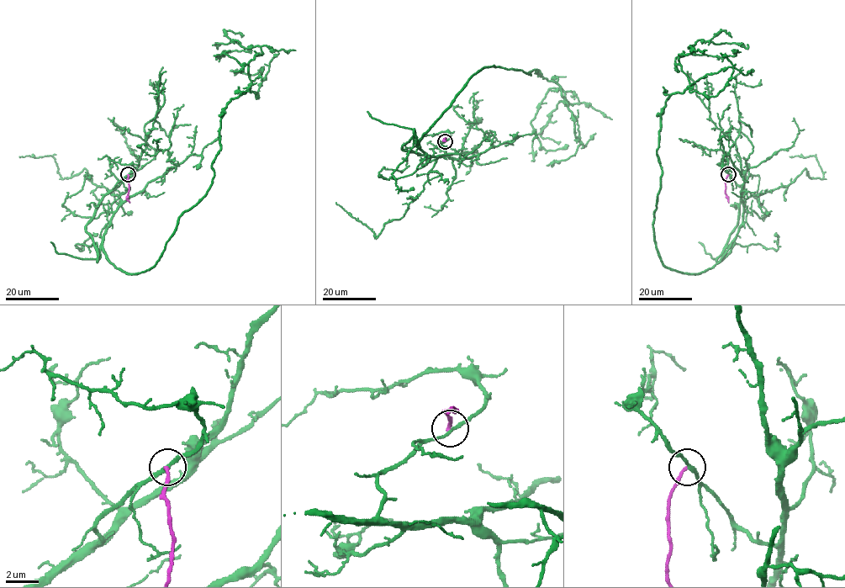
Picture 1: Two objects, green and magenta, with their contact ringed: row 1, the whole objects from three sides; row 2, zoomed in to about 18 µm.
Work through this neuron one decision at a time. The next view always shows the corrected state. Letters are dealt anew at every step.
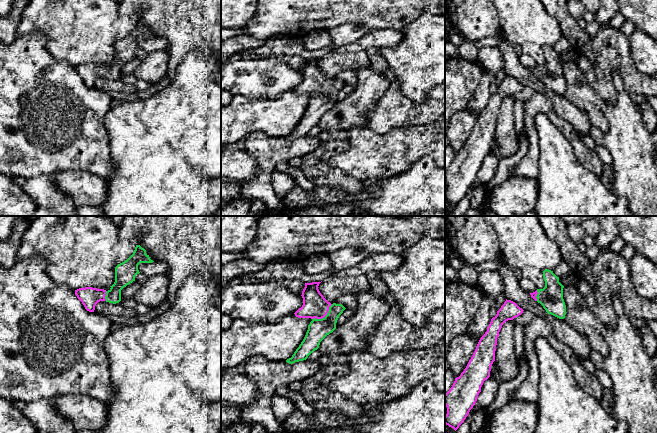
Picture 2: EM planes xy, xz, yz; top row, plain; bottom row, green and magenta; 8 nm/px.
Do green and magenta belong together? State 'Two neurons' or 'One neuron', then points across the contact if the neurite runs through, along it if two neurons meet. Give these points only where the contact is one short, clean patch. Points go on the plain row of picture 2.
One neuron. Path across: xz (318, 105), (323, 99), (325, 92), (314, 81)

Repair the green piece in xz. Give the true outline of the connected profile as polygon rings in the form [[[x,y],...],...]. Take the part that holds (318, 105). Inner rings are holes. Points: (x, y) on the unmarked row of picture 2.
[[[321,58],[305,59],[305,63],[301,71],[303,74],[303,81],[294,90],[298,94],[311,94],[312,97],[308,101],[308,106],[303,117],[292,133],[286,136],[289,140],[306,136],[311,129],[317,126],[320,118],[336,105],[337,96],[346,85],[342,80],[331,80],[328,78],[318,65],[320,59]]]

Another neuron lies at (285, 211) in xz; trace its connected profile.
[[[285,206],[279,210],[266,208],[266,210],[260,216],[295,216],[296,211],[297,209],[290,209]]]

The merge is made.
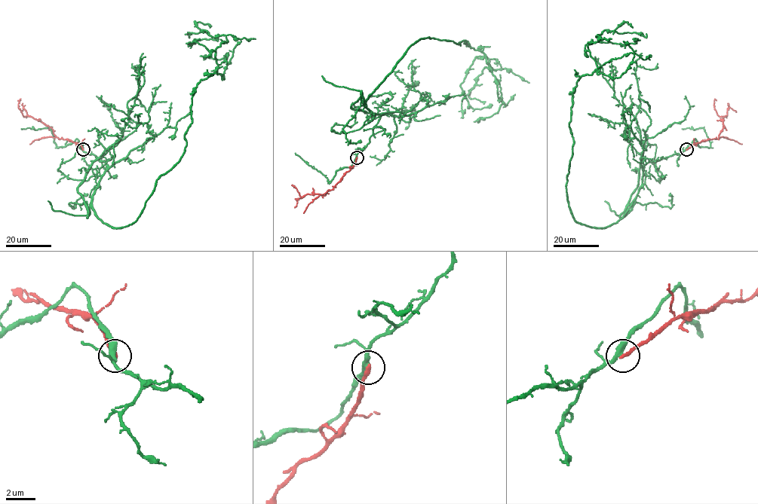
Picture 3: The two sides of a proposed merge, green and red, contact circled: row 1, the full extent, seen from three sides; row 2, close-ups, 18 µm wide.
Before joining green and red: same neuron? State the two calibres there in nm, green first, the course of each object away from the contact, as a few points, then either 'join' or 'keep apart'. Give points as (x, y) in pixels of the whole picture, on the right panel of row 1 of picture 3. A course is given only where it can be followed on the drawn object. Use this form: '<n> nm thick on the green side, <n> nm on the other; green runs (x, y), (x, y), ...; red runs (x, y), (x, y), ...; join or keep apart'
380 nm thick on the green side, 280 nm on the other; green runs (686, 149), (643, 166), (615, 223), (572, 215), (587, 44), (645, 33); red runs (686, 149), (702, 141), (718, 138), (725, 126), (722, 118), (725, 116), (717, 114), (714, 108), (716, 100); keep apart

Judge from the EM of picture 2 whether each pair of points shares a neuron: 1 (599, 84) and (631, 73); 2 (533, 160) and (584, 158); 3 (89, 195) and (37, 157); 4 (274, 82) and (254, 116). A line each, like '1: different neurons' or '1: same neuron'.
1: same neuron
2: same neuron
3: different neurons
4: different neurons

